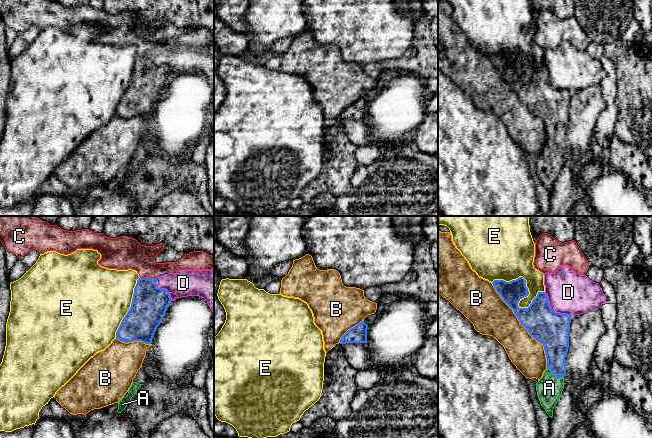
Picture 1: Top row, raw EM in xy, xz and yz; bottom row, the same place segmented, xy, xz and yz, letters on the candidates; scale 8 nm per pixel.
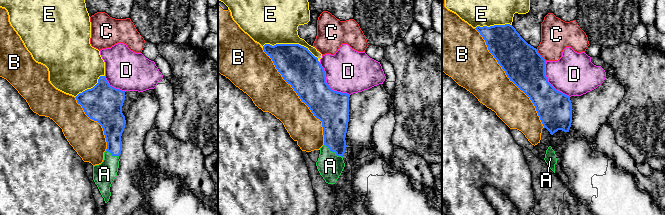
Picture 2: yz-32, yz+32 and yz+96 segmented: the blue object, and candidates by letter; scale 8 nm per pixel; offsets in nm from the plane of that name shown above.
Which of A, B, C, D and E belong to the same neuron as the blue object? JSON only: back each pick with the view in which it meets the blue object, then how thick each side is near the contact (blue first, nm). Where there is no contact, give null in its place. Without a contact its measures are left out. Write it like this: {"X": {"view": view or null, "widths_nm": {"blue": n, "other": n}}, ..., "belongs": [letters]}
{"A": {"view": "yz", "widths_nm": {"blue": 200, "other": 220}}, "belongs": ["A"]}

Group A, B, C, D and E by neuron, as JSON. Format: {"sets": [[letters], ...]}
{"sets": [["A"], ["B"], ["C"], ["D"], ["E"]]}

